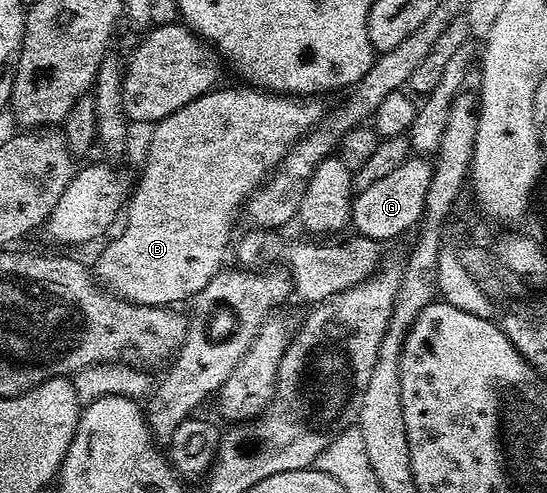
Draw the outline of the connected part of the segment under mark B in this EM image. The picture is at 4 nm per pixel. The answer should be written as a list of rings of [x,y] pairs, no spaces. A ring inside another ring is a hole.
[[[217,88],[211,94],[203,94],[196,102],[186,104],[186,108],[178,108],[178,112],[166,116],[162,121],[155,123],[151,127],[152,139],[149,140],[148,151],[144,154],[144,167],[140,170],[140,179],[134,182],[134,189],[131,191],[126,203],[126,213],[122,218],[124,231],[113,242],[105,244],[104,251],[97,256],[96,266],[94,265],[95,277],[113,294],[117,294],[118,297],[126,299],[127,302],[133,302],[139,306],[175,307],[180,304],[176,302],[186,301],[185,303],[187,303],[189,300],[195,299],[196,294],[202,292],[202,288],[206,288],[206,284],[210,284],[210,280],[214,280],[217,272],[225,269],[224,257],[227,254],[229,257],[230,243],[233,241],[232,225],[235,224],[236,218],[238,222],[241,217],[245,202],[271,175],[272,171],[280,165],[282,159],[288,155],[290,147],[298,139],[303,138],[309,130],[319,126],[326,114],[326,109],[324,110],[323,104],[320,103],[323,101],[316,96],[274,94],[259,88],[244,89],[248,90],[223,90],[223,88]]]

